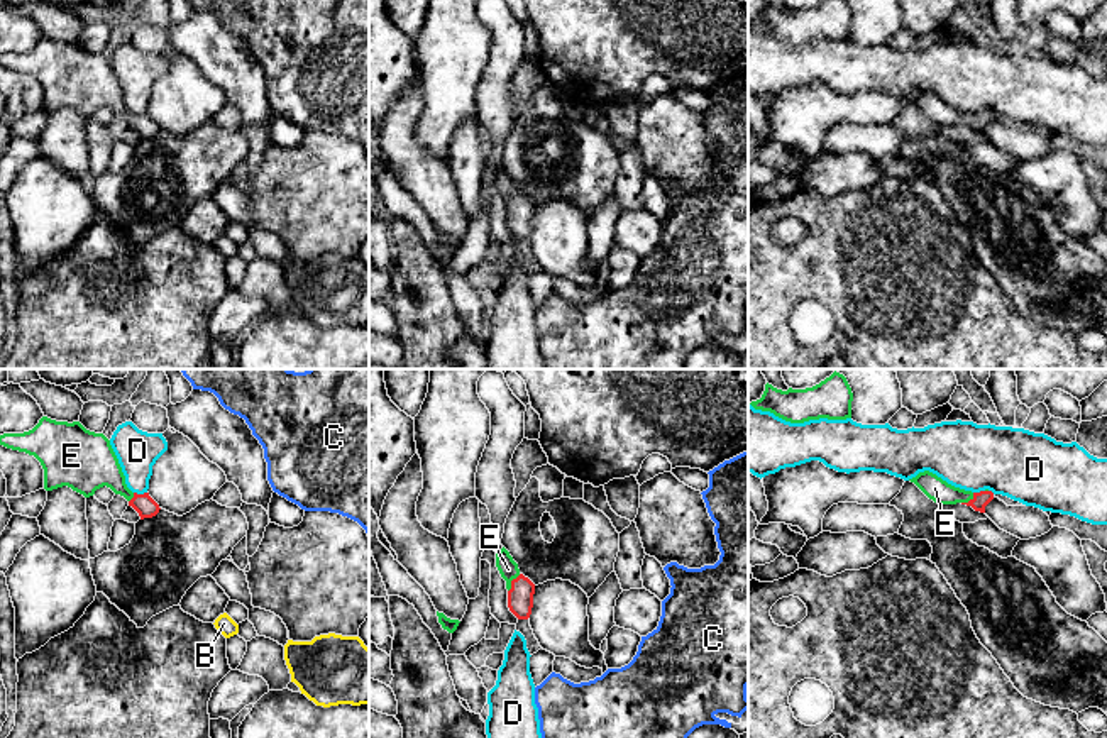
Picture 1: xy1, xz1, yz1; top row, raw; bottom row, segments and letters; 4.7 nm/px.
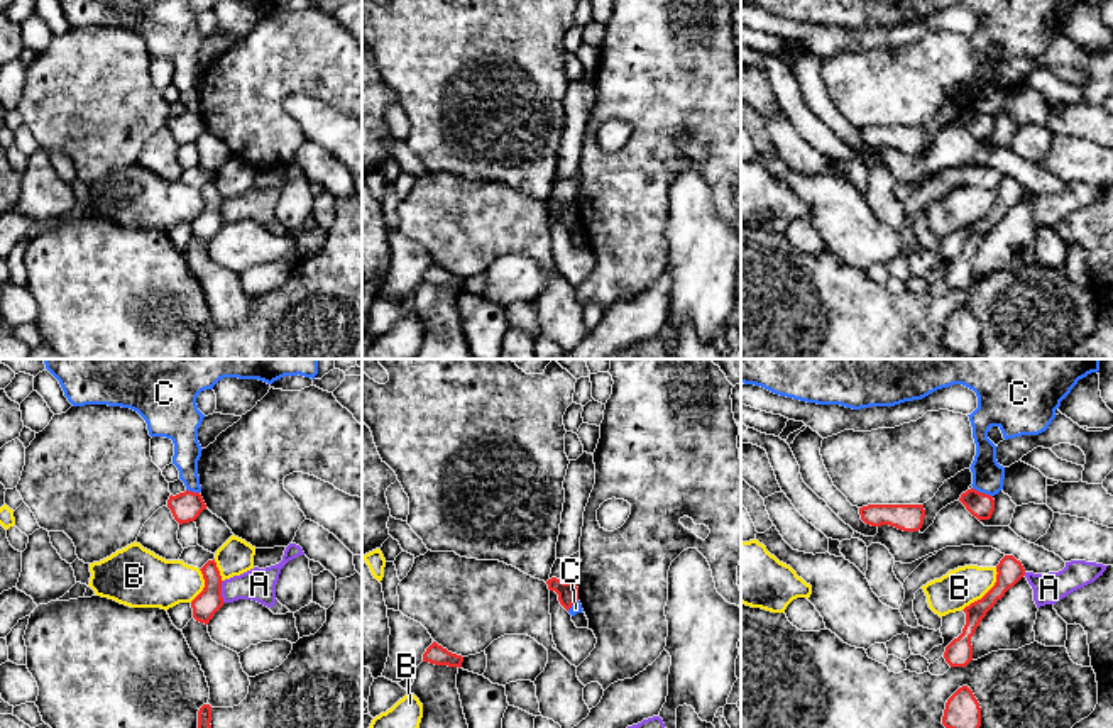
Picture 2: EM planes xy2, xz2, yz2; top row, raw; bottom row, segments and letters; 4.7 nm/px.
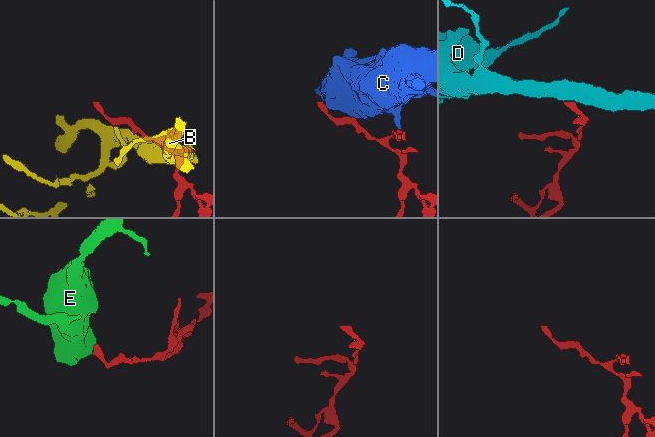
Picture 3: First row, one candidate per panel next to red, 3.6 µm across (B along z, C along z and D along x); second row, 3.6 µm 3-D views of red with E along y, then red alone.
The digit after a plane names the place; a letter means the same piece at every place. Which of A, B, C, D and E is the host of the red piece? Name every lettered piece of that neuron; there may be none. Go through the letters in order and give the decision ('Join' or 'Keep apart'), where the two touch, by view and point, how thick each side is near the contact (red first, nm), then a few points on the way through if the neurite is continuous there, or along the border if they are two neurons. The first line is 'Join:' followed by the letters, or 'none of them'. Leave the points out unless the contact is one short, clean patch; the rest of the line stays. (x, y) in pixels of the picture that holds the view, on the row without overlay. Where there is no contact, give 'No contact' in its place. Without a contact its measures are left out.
Join: E
A: Keep apart. Touches red at xy2 (220, 212). Thickness 120 nm (red) against 160 nm. Boundary: xy2 (224, 202), (222, 222)
B: Keep apart. Touches red at yz2 (988, 212). Thickness 120 nm (red) against 180 nm
C: Keep apart. Touches red at yz2 (981, 114). Thickness 120 nm (red) against 150 nm. Boundary: yz2 (971, 109), (992, 117)
D: Keep apart. Touches red at xy1 (141, 115). Thickness 100 nm (red) against 200 nm. Boundary: xy1 (134, 112), (146, 114)
E: Join. Touches red at xz1 (512, 203). Thickness 130 nm (red) against 90 nm. Path across: xz1 (520, 219), (520, 212), (512, 203), (508, 190)

